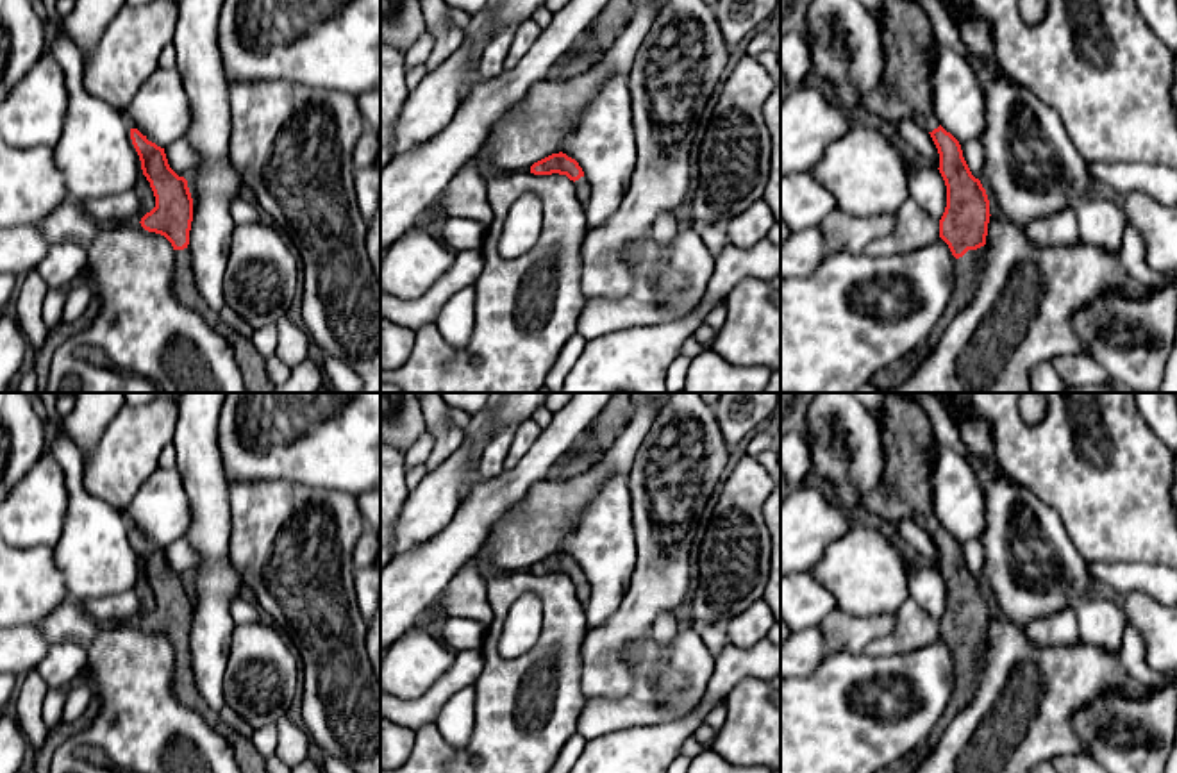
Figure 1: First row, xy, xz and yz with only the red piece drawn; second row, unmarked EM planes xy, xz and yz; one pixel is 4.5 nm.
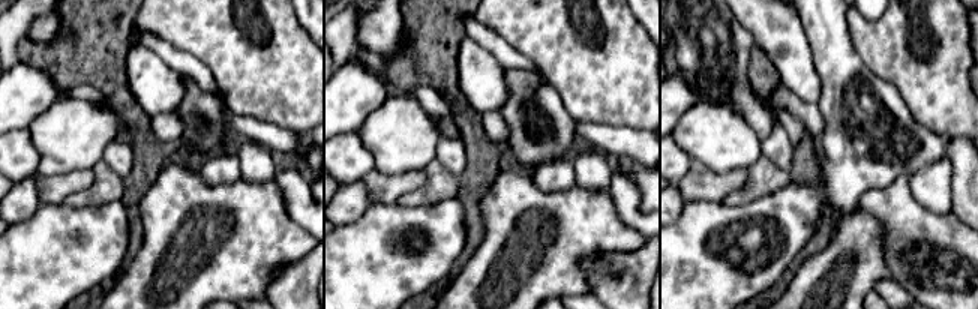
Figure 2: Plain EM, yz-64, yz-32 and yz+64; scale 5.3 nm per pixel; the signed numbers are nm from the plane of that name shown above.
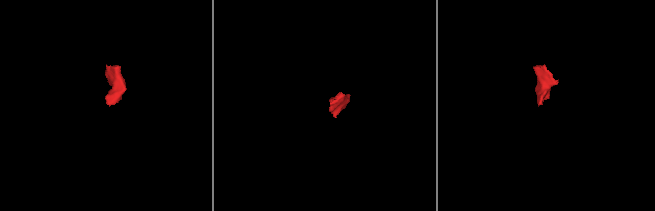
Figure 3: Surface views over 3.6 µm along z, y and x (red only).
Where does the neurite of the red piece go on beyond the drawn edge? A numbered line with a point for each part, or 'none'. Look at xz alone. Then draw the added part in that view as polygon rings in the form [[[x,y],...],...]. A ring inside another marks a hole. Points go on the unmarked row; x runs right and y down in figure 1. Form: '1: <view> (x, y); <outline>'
1: xz (583, 588); [[[586,575],[573,582],[577,586],[577,598],[584,603],[589,598],[589,584]]]

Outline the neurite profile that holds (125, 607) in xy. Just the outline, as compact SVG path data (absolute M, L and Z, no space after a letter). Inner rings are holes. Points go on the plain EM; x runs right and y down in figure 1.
M125 591L114 596L80 602L88 614L98 621L114 621L116 625L141 621L145 616L139 596L134 591Z

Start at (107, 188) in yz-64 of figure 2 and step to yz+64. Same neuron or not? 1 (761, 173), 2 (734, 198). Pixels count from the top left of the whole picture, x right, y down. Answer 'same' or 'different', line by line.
1: same
2: same

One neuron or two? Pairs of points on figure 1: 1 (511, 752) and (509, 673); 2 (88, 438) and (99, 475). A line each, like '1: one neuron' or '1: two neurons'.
1: one neuron
2: two neurons

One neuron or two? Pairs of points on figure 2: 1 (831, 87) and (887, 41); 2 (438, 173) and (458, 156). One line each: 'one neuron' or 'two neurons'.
1: two neurons
2: two neurons

